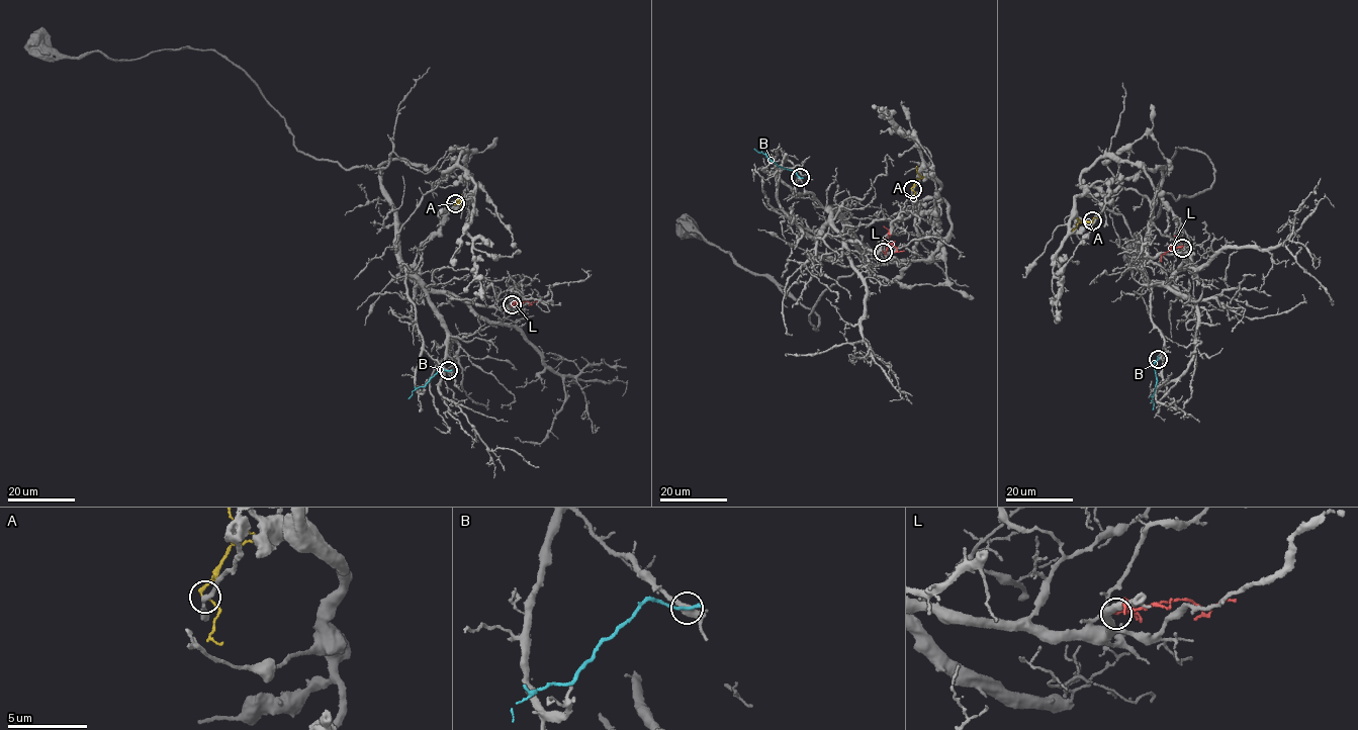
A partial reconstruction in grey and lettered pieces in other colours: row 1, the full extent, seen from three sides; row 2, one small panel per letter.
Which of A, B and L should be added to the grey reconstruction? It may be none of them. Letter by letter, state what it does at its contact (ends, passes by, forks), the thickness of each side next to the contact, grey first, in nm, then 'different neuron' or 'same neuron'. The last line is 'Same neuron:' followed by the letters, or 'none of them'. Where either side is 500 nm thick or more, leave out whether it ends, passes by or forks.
A: it passes by; 260 nm thick on the grey side, 150 nm on the other; different neuron
B: it ends there; 400 nm thick on the grey side, 280 nm on the other; different neuron
L: it passes by; 130 nm thick on the grey side, 140 nm on the other; different neuron
Same neuron: none of them

